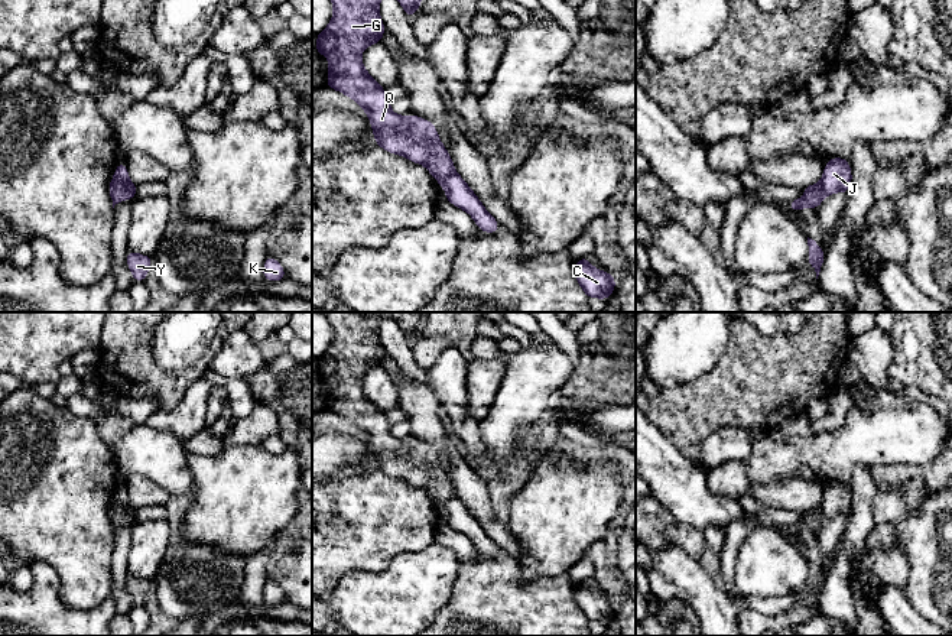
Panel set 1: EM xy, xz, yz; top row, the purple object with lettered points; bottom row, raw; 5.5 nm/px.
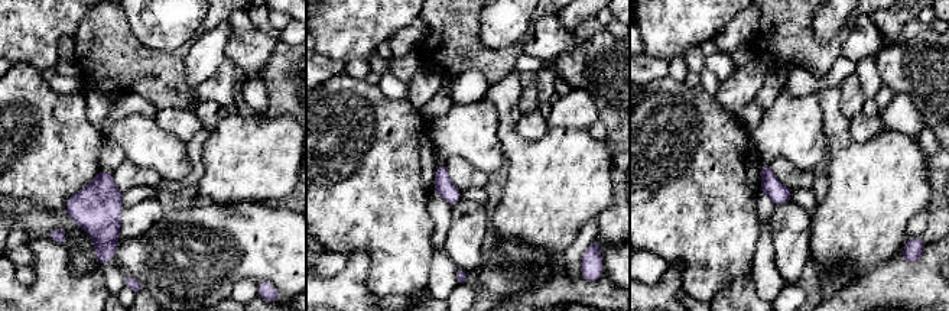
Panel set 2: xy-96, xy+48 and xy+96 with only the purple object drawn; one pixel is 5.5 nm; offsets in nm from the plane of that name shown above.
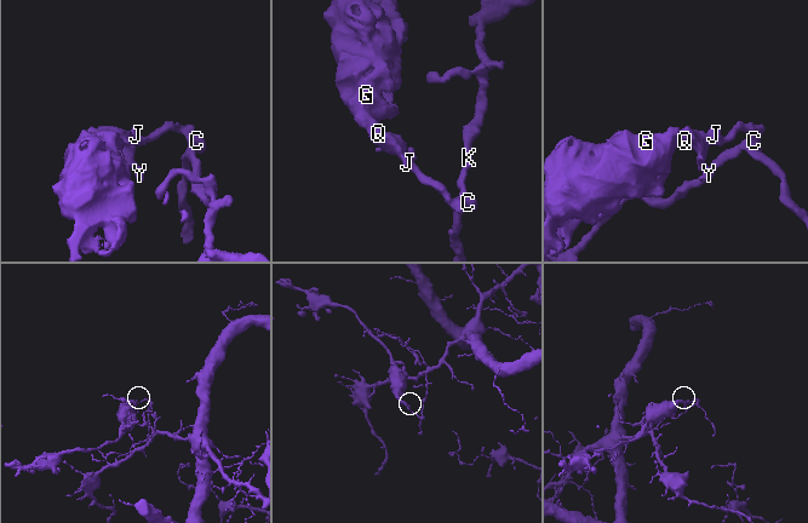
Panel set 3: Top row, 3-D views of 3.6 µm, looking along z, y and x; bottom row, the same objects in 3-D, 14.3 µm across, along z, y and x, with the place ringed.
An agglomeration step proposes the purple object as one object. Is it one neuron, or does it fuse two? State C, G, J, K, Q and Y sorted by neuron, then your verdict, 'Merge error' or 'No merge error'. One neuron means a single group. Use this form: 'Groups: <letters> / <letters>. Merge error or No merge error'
Groups: C J K / G Q Y. Merge error

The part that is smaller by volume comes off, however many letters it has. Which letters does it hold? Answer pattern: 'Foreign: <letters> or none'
Foreign: G, Q, Y

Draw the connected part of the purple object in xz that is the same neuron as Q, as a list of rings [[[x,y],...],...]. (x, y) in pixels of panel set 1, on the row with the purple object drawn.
[[[331,0],[334,16],[328,26],[316,35],[316,53],[328,58],[326,87],[357,101],[368,116],[374,142],[386,152],[402,155],[410,162],[423,165],[438,181],[455,172],[452,158],[442,145],[433,123],[413,116],[397,116],[390,108],[390,100],[383,87],[367,72],[360,55],[373,43],[381,43],[386,26],[381,22],[378,4],[381,0]]]

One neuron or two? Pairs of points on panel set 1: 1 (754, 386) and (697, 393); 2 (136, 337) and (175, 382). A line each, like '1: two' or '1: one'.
1: one
2: one

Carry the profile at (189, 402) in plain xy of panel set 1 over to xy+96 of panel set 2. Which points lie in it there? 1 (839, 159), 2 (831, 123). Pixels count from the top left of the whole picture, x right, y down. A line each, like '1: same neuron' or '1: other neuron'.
1: same neuron
2: same neuron

